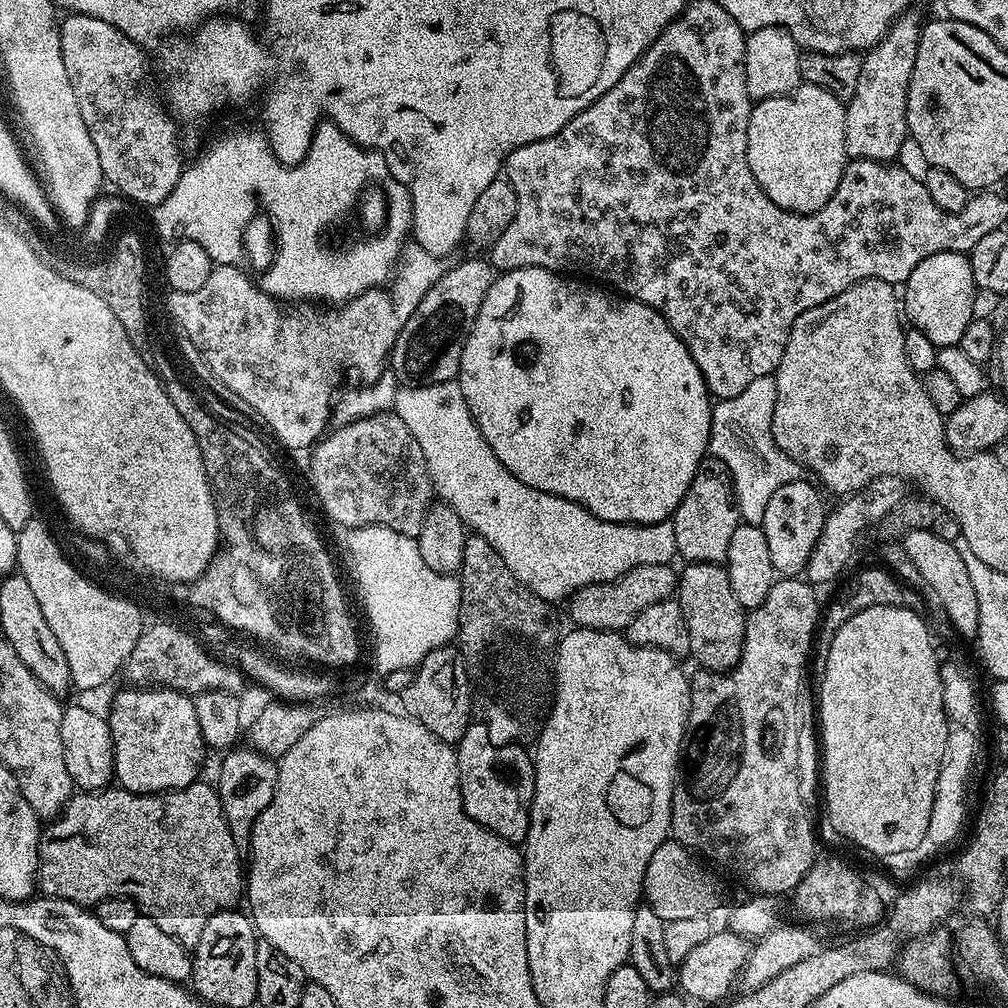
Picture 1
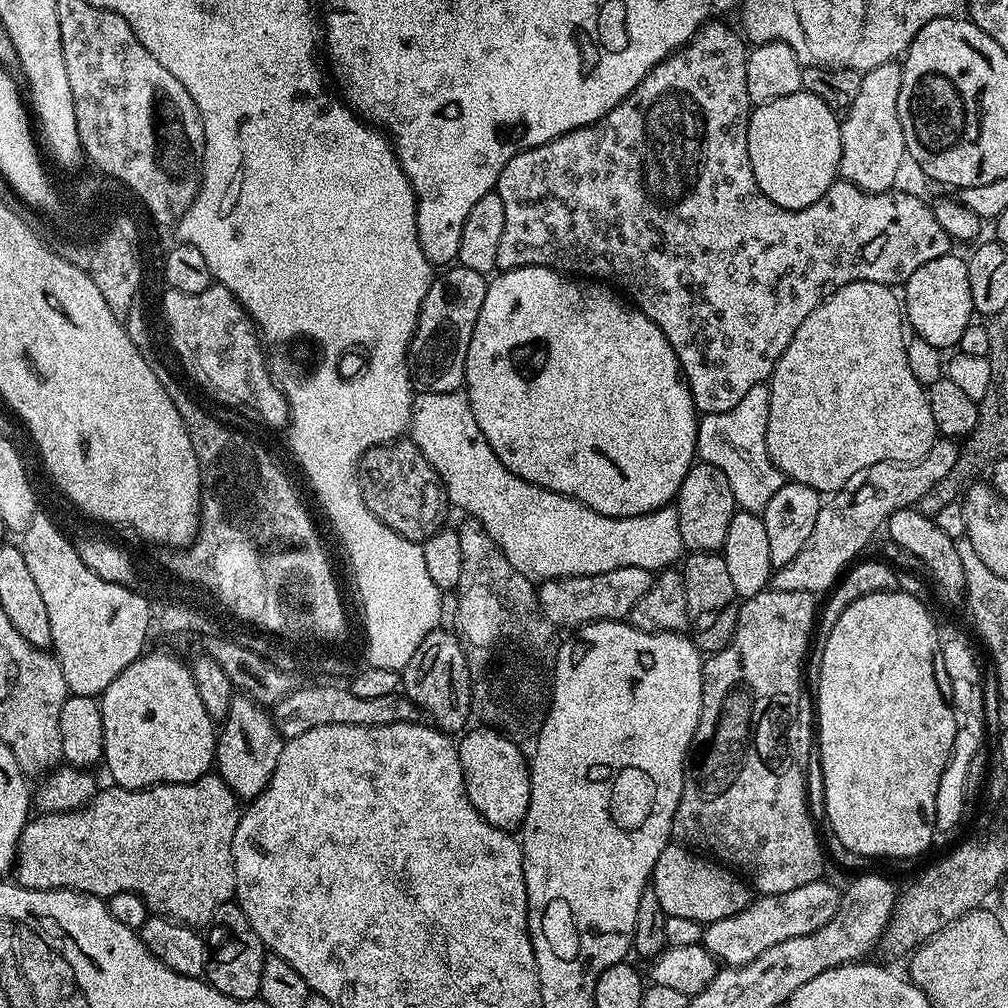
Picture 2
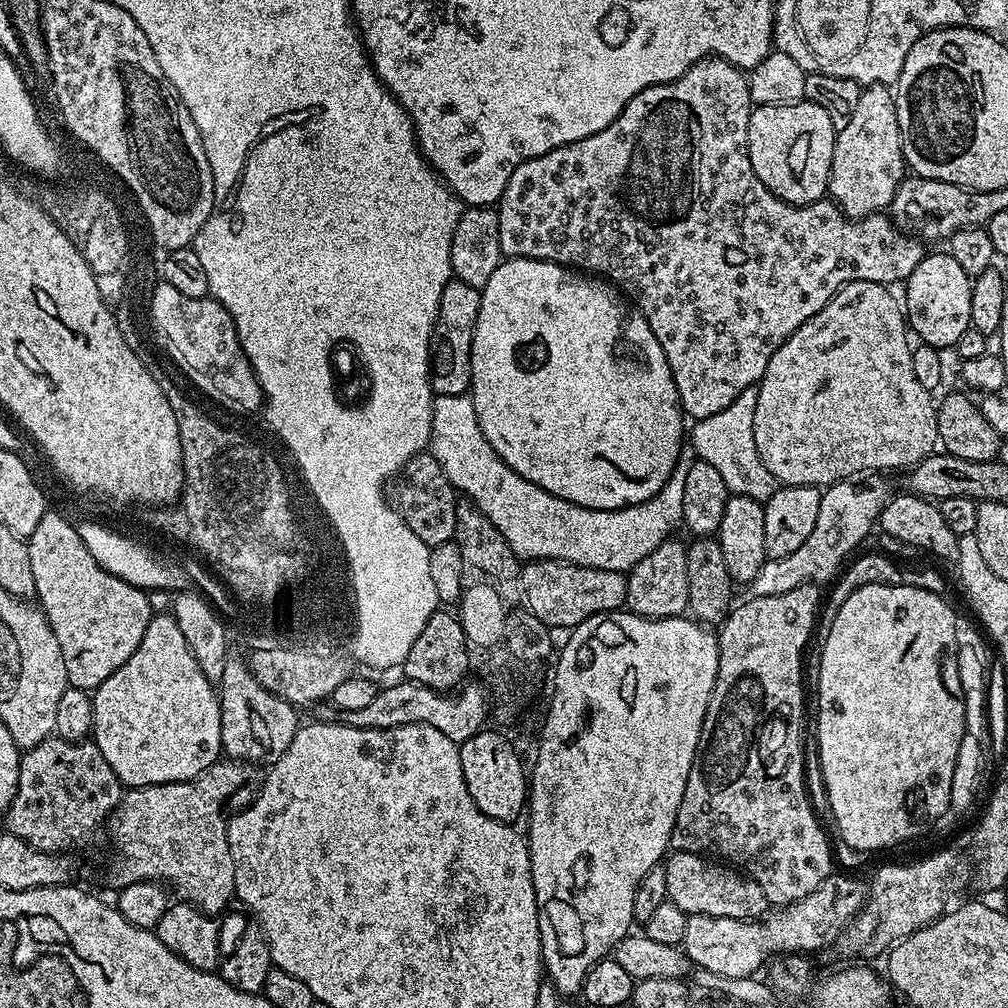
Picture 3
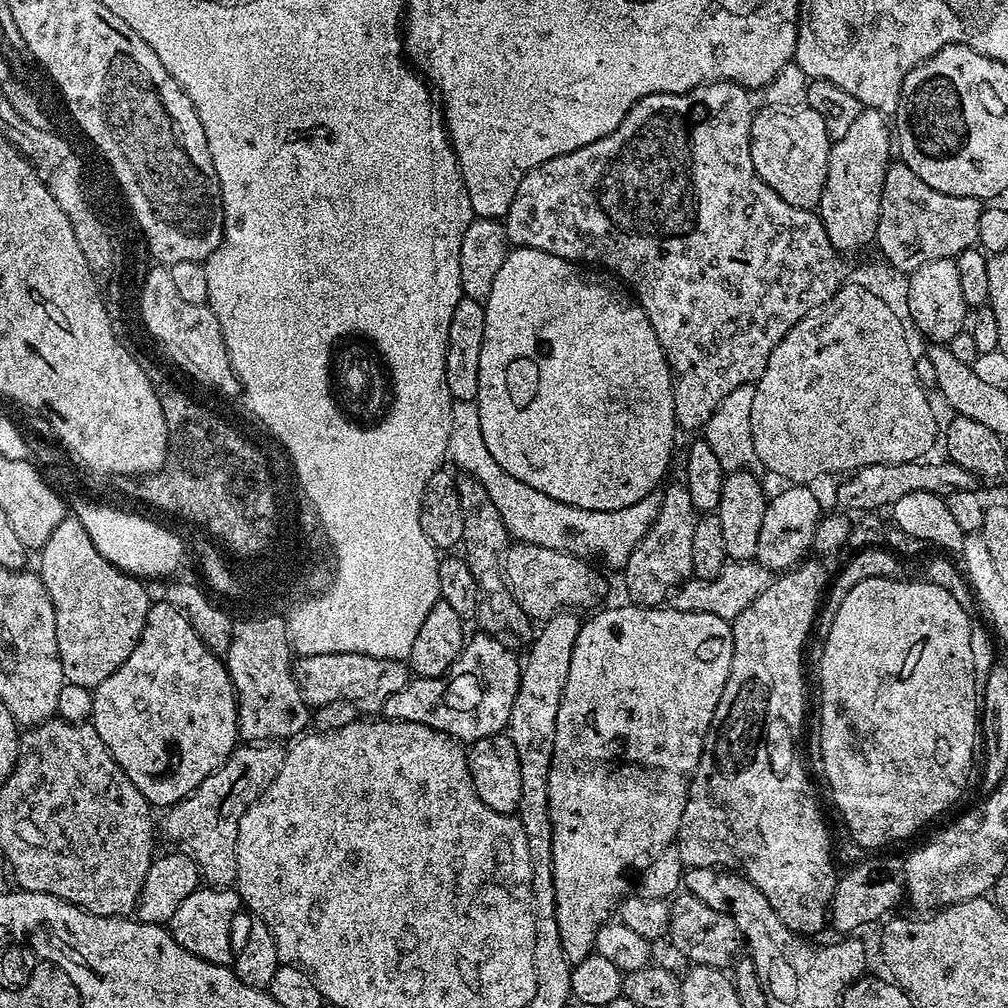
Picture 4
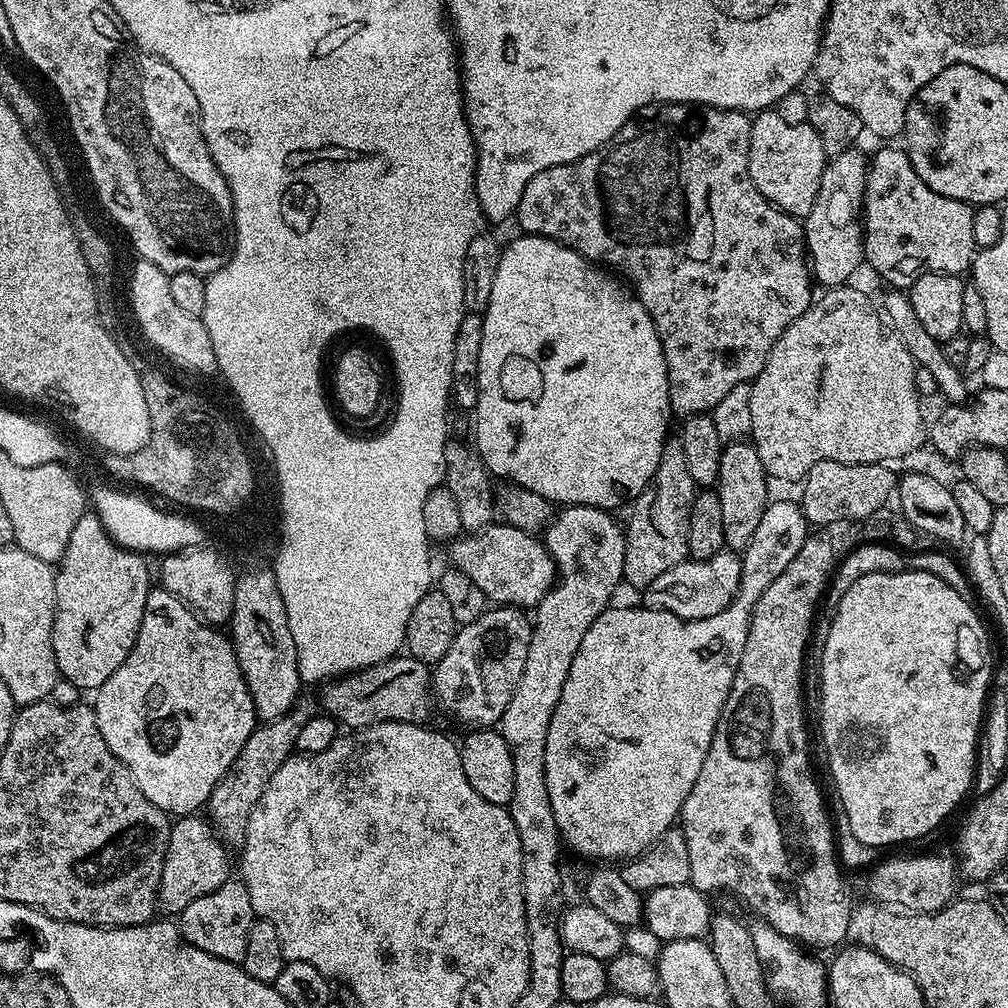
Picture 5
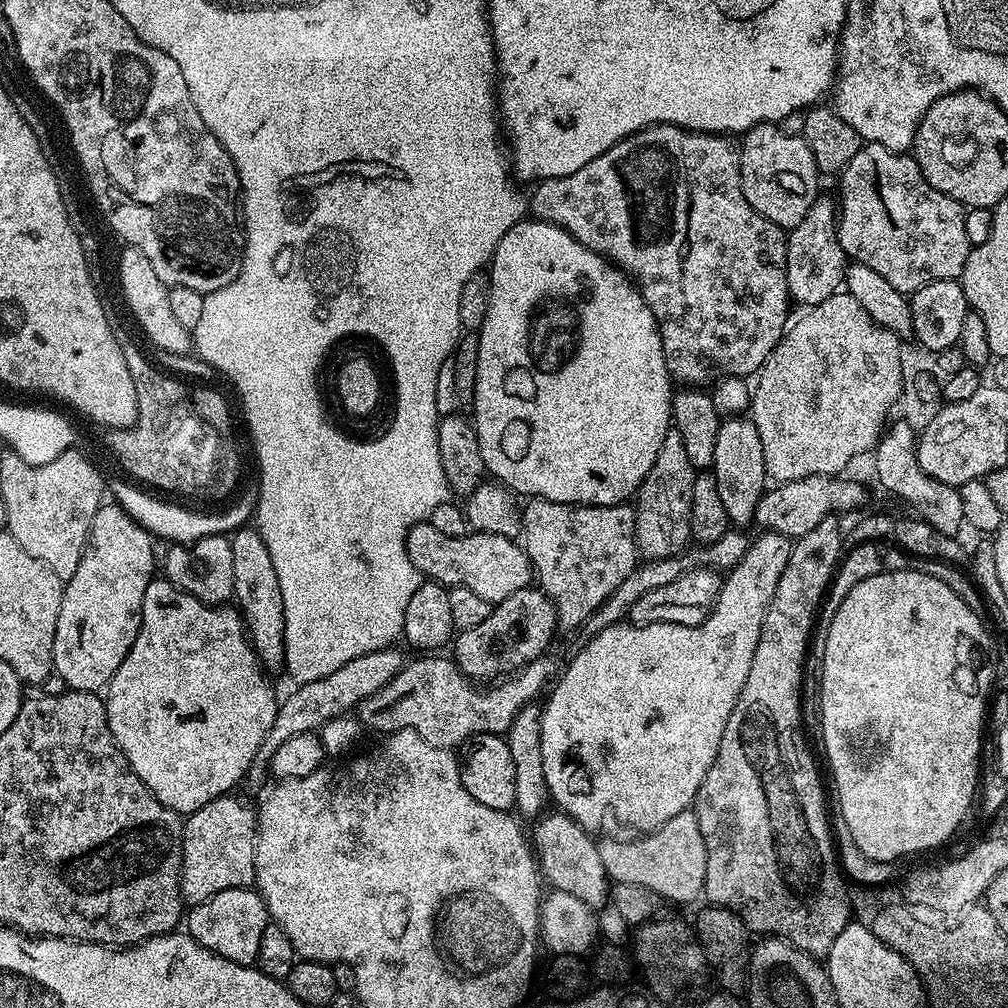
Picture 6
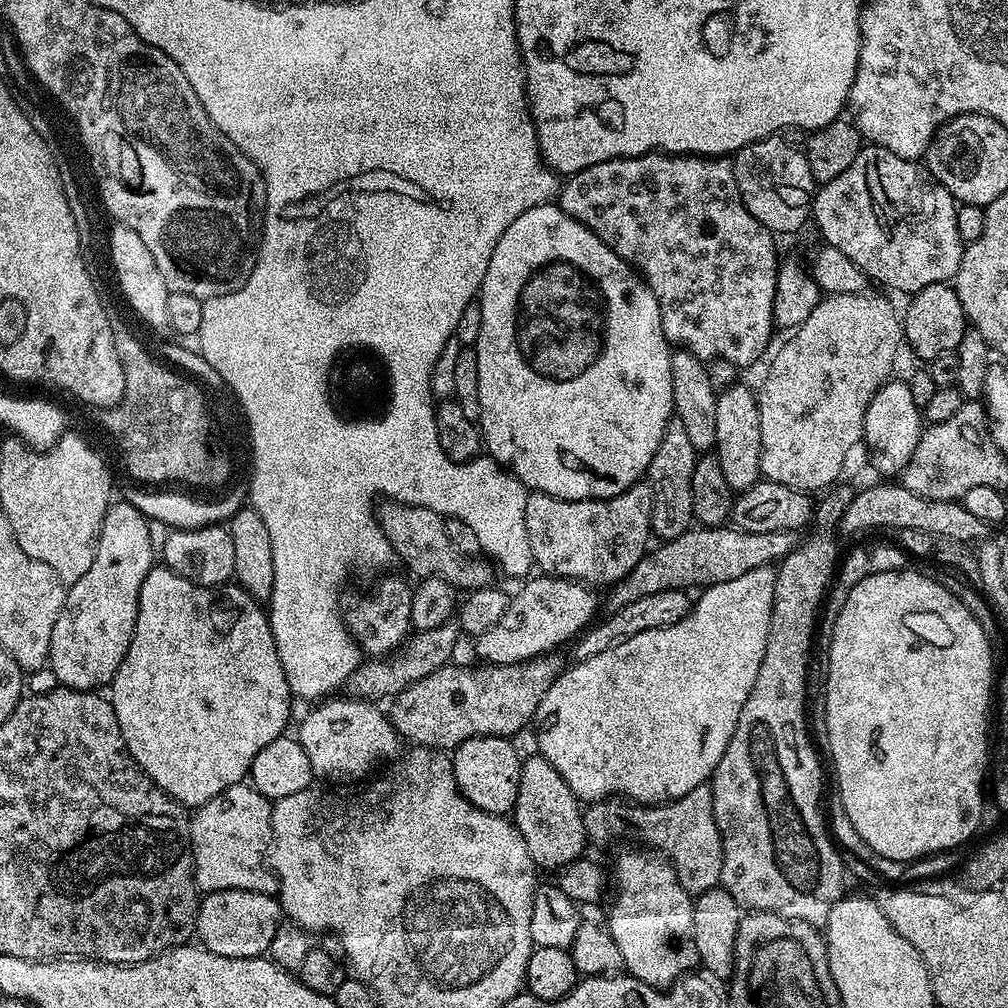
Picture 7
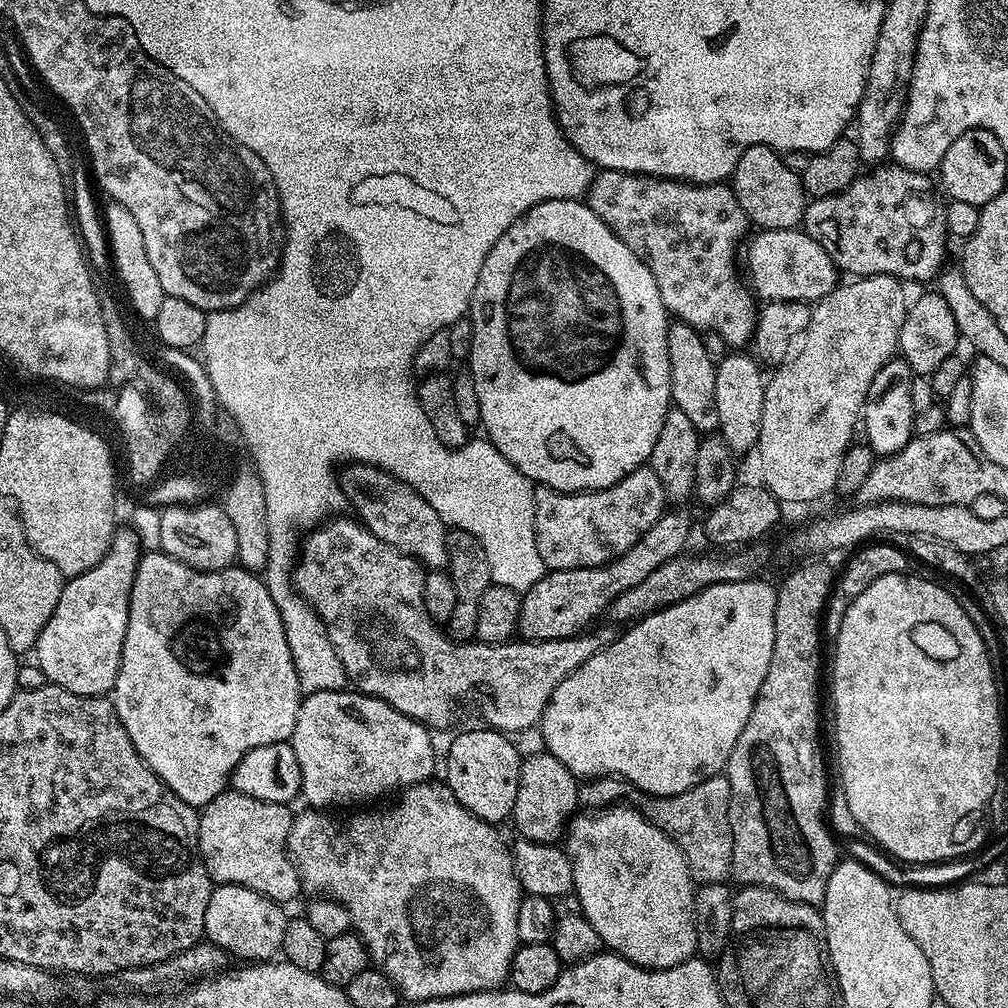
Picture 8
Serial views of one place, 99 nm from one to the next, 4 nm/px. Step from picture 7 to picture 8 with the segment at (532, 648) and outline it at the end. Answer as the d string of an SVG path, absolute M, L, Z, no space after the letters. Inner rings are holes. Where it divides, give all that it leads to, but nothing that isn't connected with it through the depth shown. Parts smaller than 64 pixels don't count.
M676 506L666 510L616 560L593 568L575 568L574 570L548 570L533 588L523 593L520 602L519 635L526 640L561 640L571 636L579 636L589 627L591 620L603 617L608 608L622 594L622 590L630 590L630 586L638 586L642 578L646 578L662 562L670 562L670 558L681 555L685 551L684 543L688 540L688 531L692 528L692 520L683 512L683 507Z

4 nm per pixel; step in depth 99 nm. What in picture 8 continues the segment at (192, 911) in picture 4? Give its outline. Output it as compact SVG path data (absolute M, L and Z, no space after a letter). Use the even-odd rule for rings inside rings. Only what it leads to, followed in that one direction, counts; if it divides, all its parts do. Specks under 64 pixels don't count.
M218 884L213 887L212 893L210 894L210 902L206 906L206 918L204 919L204 934L207 943L218 946L223 952L227 952L229 957L238 959L240 962L272 962L281 955L282 952L282 937L286 934L286 926L290 919L289 913L284 913L285 909L281 905L277 904L276 901L266 898L262 894L258 894L254 890L250 890L246 886L238 886L237 884Z

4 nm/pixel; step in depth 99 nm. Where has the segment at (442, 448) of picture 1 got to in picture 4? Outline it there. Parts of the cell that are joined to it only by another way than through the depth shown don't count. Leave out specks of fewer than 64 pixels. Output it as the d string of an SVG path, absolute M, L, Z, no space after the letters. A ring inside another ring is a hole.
M453 400L450 410L450 428L448 438L449 461L460 467L459 471L472 476L482 484L490 502L494 502L498 514L502 514L502 522L509 530L516 528L576 528L578 530L578 552L581 557L588 558L588 524L647 524L650 527L660 509L660 496L653 494L634 502L634 506L622 506L622 510L582 510L578 506L570 506L542 494L542 490L534 490L534 486L526 486L526 482L518 482L494 458L490 458L490 450L482 442L482 422L478 422L478 406L475 400Z

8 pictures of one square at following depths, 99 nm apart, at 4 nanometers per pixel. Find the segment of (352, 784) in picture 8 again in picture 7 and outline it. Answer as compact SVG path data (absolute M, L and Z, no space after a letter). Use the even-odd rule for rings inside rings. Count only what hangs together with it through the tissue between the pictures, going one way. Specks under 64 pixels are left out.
M328 698L309 707L312 709L300 724L298 739L302 750L306 750L306 758L310 758L313 777L363 781L363 776L379 760L392 762L401 755L402 737L387 715L376 709L379 707L375 703L355 698L336 699Z

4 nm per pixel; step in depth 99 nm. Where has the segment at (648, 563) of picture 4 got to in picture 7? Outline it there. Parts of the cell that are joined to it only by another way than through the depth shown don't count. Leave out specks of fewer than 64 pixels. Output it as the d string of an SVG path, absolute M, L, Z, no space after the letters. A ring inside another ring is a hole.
M675 418L669 420L666 430L662 434L662 442L658 442L658 450L654 450L654 458L646 473L647 479L652 485L653 537L659 538L661 541L673 540L693 527L692 479L697 459L696 448L690 446L690 438L687 436L682 422Z

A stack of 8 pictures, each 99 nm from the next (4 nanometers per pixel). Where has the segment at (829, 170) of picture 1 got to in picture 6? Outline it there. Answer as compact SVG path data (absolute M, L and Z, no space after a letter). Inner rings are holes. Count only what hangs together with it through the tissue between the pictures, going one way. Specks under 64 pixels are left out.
M776 122L755 124L749 132L743 133L739 149L740 177L746 202L750 202L754 211L770 218L770 222L774 222L780 228L790 230L794 226L798 226L798 222L802 222L802 218L806 218L806 210L810 210L810 206L816 201L818 195L816 187L819 186L820 179L822 179L822 173L814 162L814 154L803 136L782 134L779 123Z

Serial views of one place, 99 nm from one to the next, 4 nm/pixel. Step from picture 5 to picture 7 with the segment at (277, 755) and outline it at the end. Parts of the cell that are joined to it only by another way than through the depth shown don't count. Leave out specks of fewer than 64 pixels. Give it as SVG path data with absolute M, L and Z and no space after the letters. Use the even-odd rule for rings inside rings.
M455 619L445 622L434 630L413 631L410 639L401 644L394 652L379 658L365 659L350 674L346 685L346 692L349 697L366 700L369 702L387 701L395 698L404 688L409 688L414 682L434 674L434 670L443 668L445 664L453 659L456 652L456 643L462 640L462 633L459 623Z

